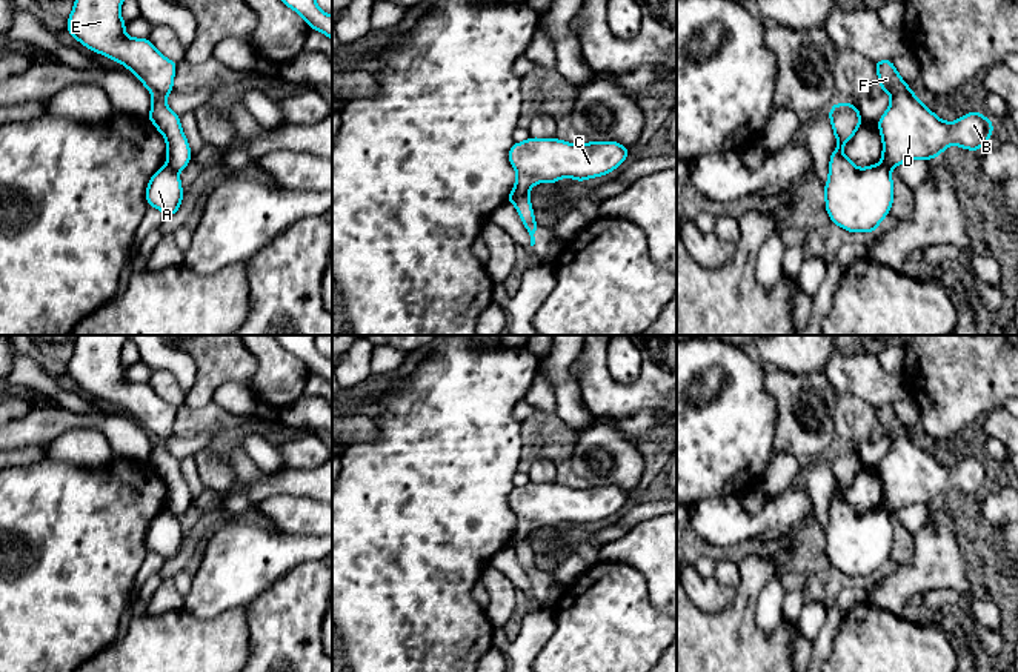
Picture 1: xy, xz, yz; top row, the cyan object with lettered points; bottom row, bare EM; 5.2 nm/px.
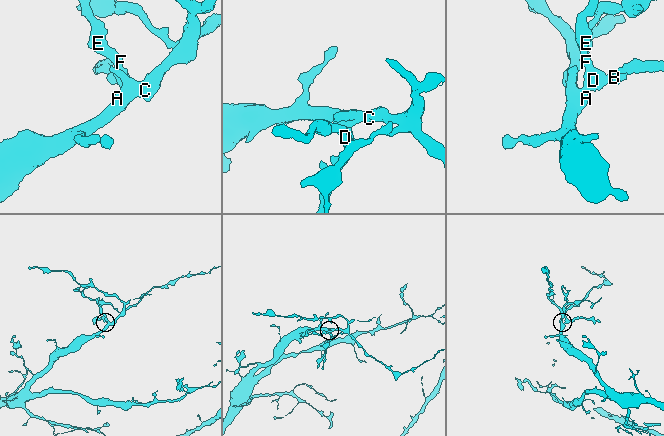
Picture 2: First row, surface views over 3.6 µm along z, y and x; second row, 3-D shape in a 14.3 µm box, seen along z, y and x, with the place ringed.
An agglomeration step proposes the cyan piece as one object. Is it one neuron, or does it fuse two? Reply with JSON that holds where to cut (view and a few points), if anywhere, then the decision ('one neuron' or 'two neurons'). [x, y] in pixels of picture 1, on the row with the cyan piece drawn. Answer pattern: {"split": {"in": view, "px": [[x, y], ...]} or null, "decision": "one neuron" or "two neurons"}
{"split": {"in": "xz", "px": [[528, 194], [514, 203]]}, "decision": "two neurons"}

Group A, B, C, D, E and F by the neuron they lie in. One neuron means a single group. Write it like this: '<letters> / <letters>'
A C / B D E F

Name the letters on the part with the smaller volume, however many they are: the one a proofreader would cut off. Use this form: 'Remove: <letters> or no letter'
Remove: B, D, E, F

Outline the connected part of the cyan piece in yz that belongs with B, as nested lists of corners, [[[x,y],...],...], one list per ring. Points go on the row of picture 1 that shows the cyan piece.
[[[892,60],[875,62],[878,88],[890,95],[890,106],[878,120],[883,138],[881,165],[893,168],[907,160],[932,160],[956,145],[978,151],[992,137],[993,121],[972,111],[953,123],[940,120],[910,91]]]

